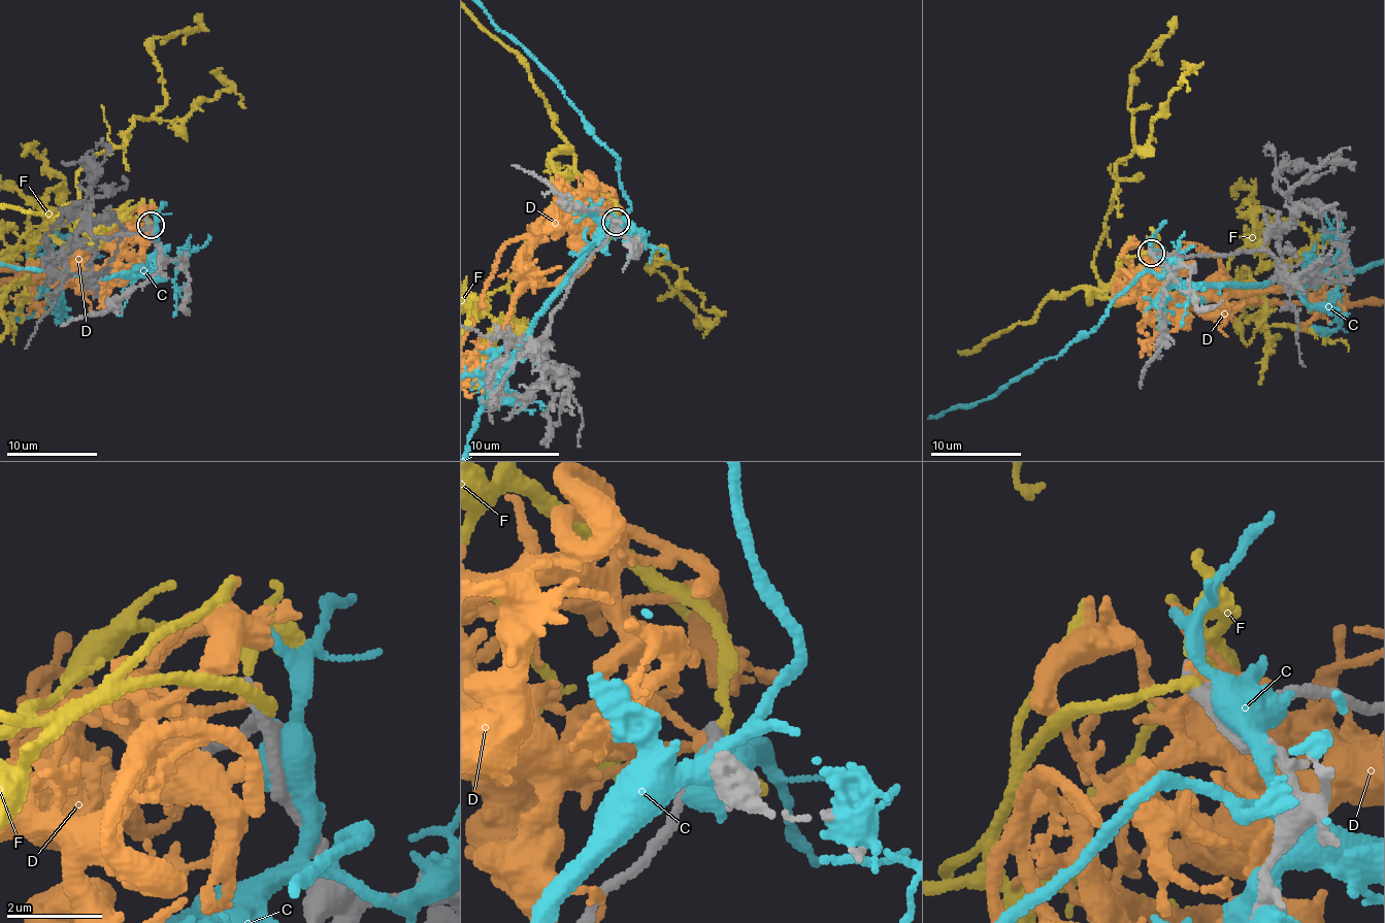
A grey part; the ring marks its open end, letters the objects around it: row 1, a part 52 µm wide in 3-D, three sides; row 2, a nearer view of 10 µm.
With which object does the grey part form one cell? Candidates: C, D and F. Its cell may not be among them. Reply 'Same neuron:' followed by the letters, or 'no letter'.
Same neuron: F

